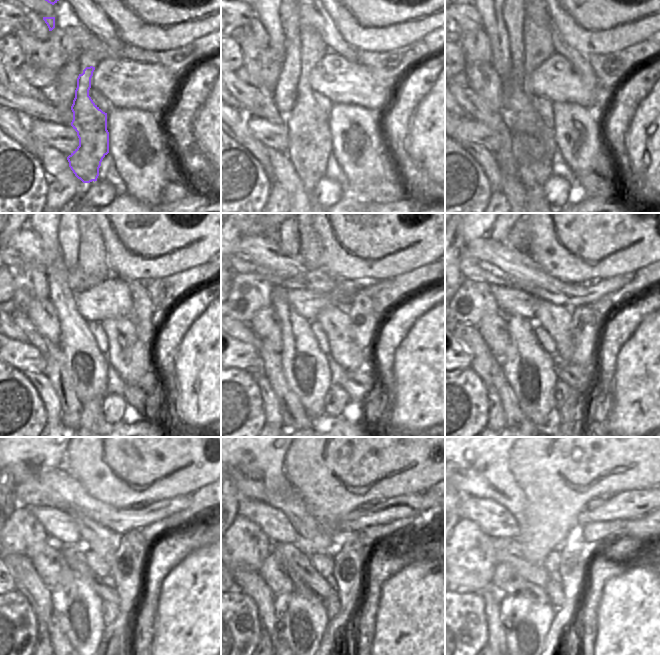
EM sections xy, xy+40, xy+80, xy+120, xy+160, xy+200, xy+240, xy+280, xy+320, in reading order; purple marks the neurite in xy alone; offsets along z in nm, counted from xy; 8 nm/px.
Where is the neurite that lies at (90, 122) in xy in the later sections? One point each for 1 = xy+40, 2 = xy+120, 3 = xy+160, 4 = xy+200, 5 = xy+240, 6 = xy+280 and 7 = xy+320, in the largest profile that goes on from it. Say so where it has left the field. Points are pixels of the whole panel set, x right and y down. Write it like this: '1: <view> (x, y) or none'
1: xy+40 (310, 145)
2: xy+120 (86, 367)
3: xy+160 (306, 368)
4: xy+200 (528, 368)
5: xy+240 (78, 610)
6: xy+280 (301, 621)
7: xy+320 (526, 623)

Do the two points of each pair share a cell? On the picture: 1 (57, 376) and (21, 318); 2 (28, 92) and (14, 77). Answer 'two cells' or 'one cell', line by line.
1: one cell
2: one cell

